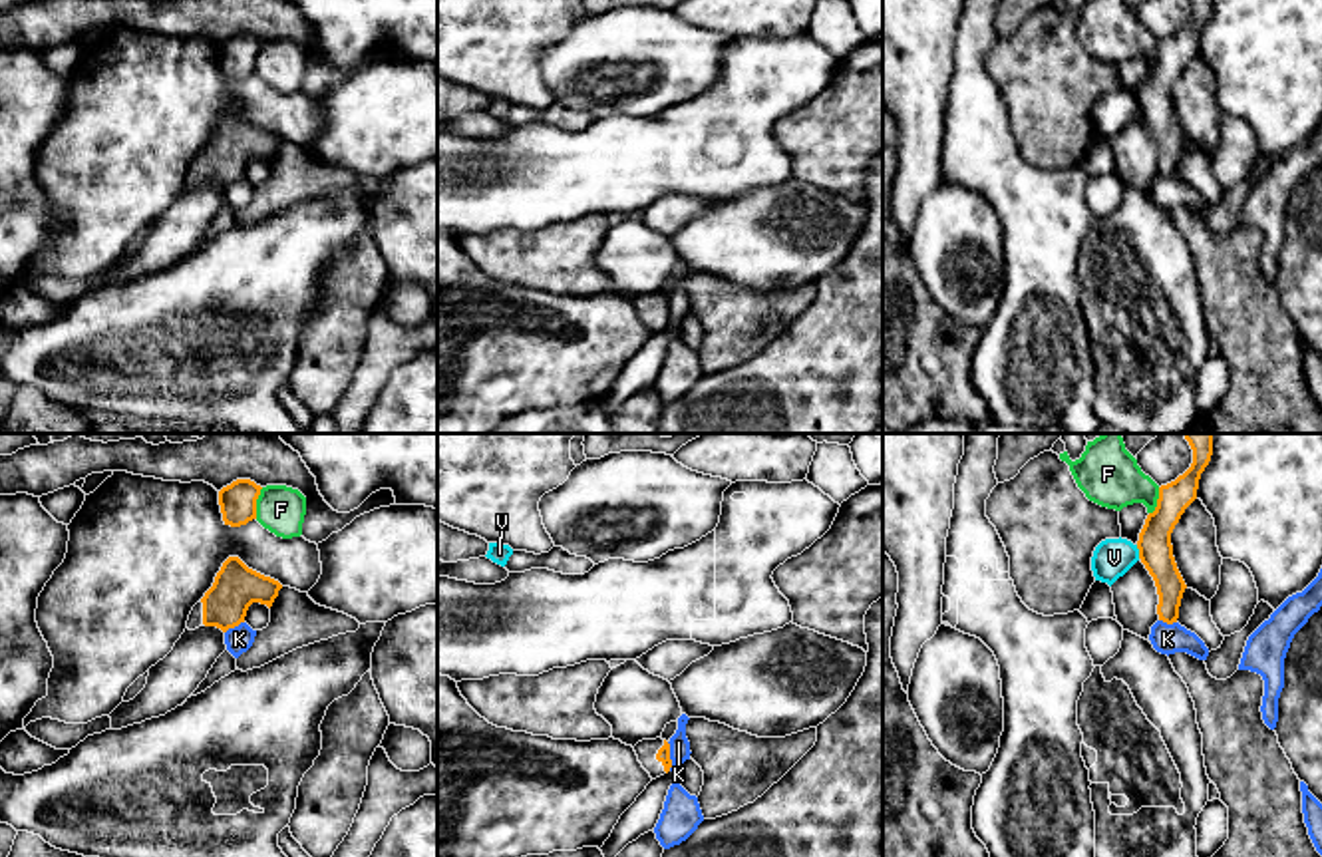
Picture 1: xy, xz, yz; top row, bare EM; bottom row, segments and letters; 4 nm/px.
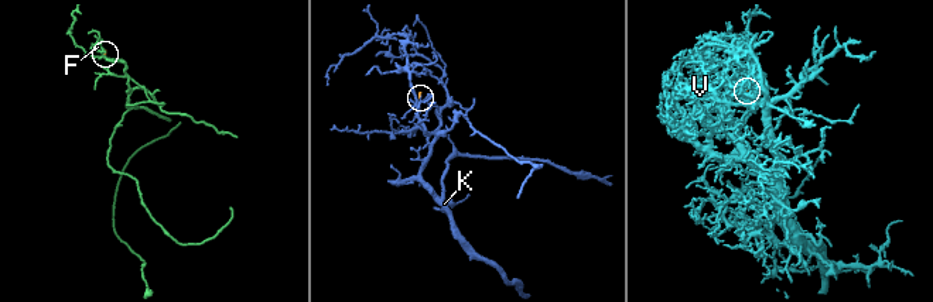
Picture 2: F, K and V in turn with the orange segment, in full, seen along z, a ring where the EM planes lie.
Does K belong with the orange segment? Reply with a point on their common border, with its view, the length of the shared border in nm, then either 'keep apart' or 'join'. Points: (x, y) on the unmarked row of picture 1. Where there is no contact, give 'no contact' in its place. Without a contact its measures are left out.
xz (668, 311) | 120 nm | keep apart

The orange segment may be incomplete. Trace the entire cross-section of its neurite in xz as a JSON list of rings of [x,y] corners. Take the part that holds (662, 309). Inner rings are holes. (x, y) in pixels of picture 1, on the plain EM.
[[[662,292],[642,294],[634,300],[634,306],[652,334],[668,328],[672,322],[670,298]]]

